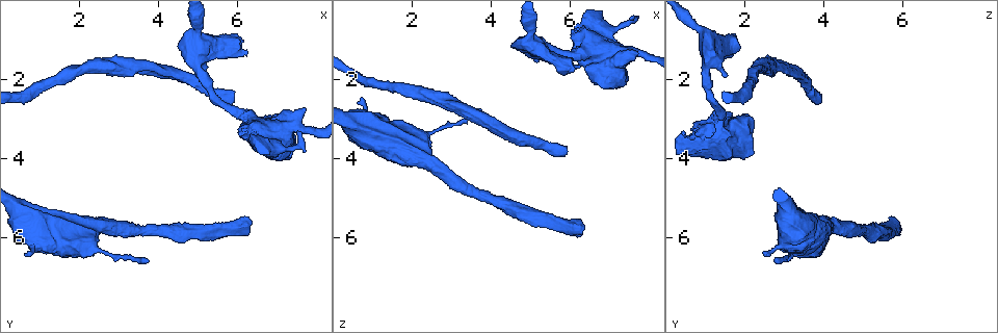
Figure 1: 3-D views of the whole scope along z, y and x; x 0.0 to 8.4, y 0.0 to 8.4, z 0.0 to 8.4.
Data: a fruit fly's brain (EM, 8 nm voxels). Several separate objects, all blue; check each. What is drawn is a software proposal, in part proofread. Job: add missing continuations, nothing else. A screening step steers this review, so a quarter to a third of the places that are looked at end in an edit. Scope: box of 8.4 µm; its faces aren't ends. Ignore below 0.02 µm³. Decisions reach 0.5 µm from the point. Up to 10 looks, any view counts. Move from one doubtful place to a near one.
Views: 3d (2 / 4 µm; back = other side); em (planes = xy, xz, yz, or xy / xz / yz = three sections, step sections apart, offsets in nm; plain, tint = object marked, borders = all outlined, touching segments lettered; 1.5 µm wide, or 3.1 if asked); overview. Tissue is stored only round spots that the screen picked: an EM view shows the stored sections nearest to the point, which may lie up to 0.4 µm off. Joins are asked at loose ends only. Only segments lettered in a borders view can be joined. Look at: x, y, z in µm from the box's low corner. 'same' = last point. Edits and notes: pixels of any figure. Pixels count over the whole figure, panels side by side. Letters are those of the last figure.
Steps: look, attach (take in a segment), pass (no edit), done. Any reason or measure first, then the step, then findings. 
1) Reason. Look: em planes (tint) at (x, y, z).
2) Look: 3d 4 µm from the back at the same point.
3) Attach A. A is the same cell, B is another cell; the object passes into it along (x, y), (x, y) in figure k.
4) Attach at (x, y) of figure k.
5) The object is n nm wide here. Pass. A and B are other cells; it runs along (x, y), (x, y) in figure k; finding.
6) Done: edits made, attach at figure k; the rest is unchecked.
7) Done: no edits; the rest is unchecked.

Thick end. Look: 3d 2 µm at (6.25, 1.30, 1.70).

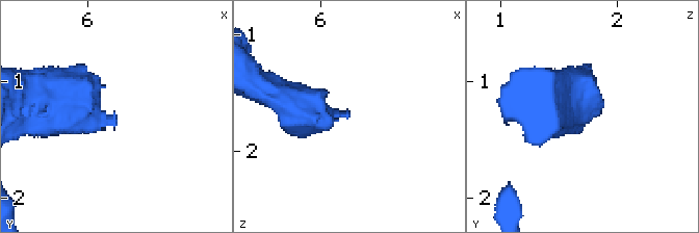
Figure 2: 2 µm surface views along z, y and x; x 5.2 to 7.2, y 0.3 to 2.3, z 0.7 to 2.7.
Look: em xy step 4 (tint) at (6.26, 1.34, 1.70).

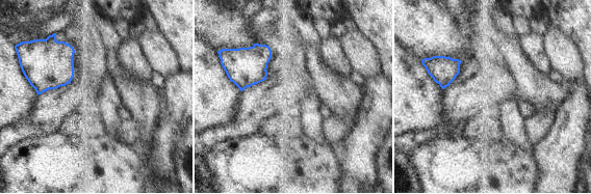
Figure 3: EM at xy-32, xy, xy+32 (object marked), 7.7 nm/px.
Look: em planes (borders) at the same point.

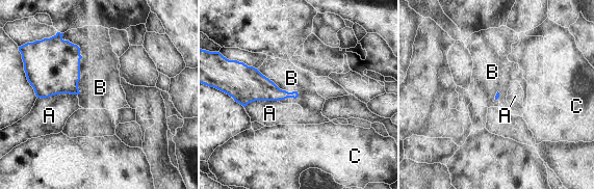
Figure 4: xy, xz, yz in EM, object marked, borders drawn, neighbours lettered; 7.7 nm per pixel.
The longest contact is with B, 500 nm. Pass. A, B and C are other cells; none of them fits.

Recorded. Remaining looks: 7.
Free end. Look: em xy step 8 (borders) at (7.70, 2.80, 1.30).

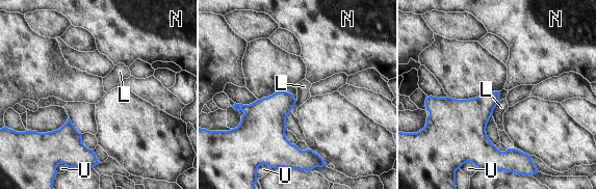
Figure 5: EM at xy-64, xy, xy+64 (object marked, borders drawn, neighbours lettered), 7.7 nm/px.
Look: em planes (borders) at the same point.

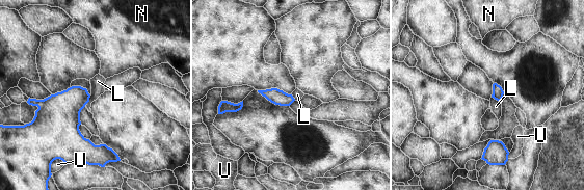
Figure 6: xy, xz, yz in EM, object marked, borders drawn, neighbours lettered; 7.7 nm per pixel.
The longest contact is with L, 80 nm. Pass. L, N and U are other cells; no lettered segment goes on from it.

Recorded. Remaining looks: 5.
Look: em planes (borders) at (6.00, 3.40, 0.70).

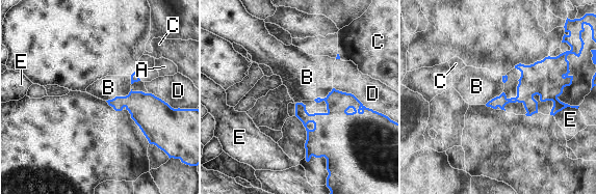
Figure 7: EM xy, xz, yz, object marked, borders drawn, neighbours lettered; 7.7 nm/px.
The longest contact is with D, 300 nm. Pass. A, B, C, D and E are other cells; no lettered segment goes on from it.

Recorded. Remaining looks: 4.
End of a long branch. Look: 3d 4 µm from the back at (6.35, 5.55, 5.80).

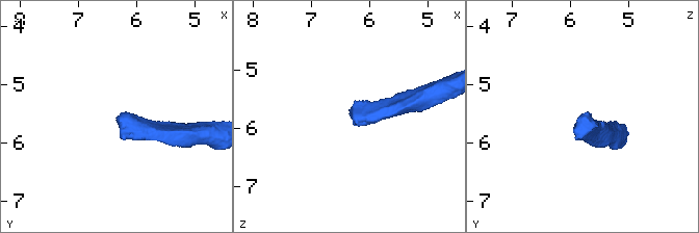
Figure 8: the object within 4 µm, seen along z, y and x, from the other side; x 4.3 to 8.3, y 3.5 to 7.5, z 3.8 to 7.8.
Need the tissue. Look: em planes (borders) at (6.35, 5.60, 5.75).

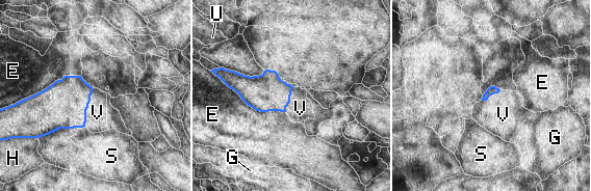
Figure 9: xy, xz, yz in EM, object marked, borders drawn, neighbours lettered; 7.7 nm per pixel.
Attach V. V is the same cell, E, G, H, S and U are other cells; the object passes into it along (62, 105), (87, 107), (97, 112) in figure 9; it goes on there.

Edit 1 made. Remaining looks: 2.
Done: edits made, attach at figure 9; the rest is unchecked.

